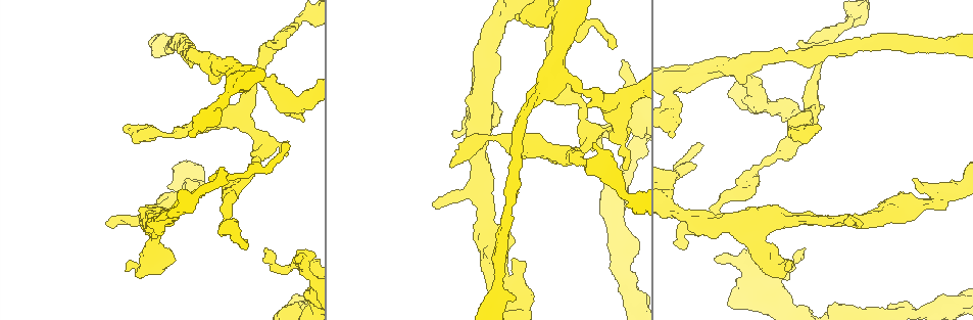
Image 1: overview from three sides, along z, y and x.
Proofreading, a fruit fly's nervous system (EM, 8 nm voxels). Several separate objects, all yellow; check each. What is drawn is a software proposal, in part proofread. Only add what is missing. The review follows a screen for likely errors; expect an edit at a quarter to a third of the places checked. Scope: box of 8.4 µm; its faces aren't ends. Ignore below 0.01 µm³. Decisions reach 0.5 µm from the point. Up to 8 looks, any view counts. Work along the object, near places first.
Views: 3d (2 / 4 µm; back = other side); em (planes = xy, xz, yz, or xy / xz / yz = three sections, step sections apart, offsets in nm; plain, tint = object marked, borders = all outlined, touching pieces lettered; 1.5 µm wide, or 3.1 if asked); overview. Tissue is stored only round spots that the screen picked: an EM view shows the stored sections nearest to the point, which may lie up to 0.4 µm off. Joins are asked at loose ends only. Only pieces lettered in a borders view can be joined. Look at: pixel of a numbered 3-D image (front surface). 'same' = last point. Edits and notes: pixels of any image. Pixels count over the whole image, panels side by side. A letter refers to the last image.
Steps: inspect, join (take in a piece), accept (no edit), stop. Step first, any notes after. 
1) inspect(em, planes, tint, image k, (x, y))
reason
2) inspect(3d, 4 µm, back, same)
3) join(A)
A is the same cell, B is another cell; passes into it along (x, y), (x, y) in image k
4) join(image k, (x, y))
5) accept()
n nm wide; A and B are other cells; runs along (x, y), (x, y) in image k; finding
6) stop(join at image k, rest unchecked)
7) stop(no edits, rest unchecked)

inspect(3d, 2 µm, image 1, (266, 249))
thin end

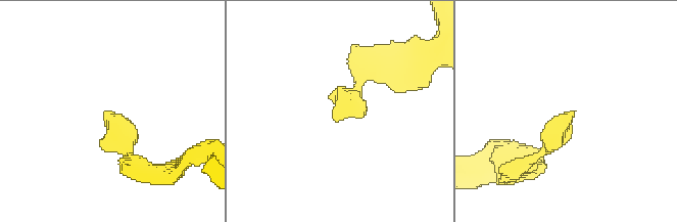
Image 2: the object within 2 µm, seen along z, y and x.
inspect(em, planes, tint, image 2, (105, 114))

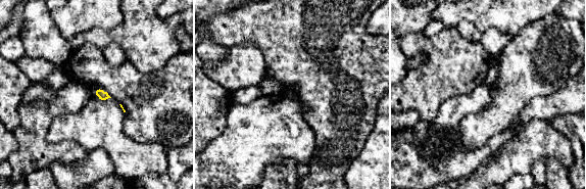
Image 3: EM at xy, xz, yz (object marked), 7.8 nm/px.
inspect(em, planes, borders, same)
see the neighbours

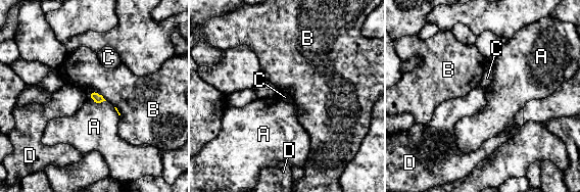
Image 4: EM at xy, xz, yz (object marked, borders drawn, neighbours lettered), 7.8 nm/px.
accept()
A, B, C and D are other cells; border along (88, 93), (97, 91), (106, 100) in image 4; no lettered piece goes on from it

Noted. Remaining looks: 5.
inspect(em, yz, step 8, tint, image 1, (623, 64))
an open end

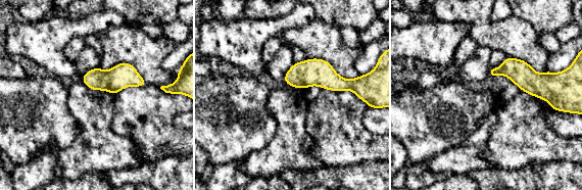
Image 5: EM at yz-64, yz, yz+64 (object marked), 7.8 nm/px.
inspect(em, planes, borders, same)

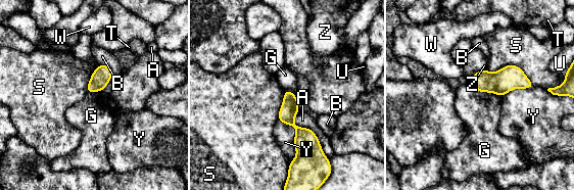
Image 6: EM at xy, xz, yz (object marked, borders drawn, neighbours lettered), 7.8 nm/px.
accept()
140 nm wide; A touches over 420 nm; A, B, G, S, T, U, W, Y and Z are other cells; no lettered piece goes on from it

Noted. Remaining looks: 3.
inspect(3d, 2 µm, image 1, (626, 167))
an open end

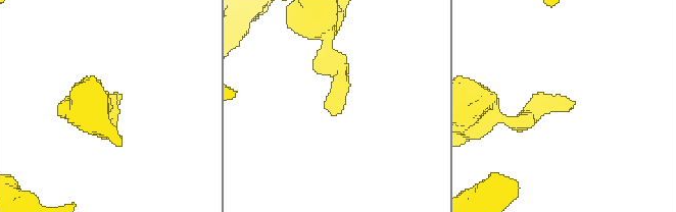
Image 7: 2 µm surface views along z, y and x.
inspect(em, planes, borders, image 7, (570, 107))

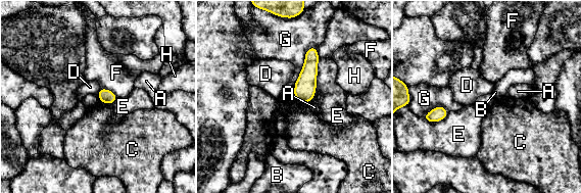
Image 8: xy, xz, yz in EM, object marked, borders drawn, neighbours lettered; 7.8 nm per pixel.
accept()
A, B, C, D, E, F, G and H are other cells; border along (296, 99), (306, 103) in image 8; no lettered piece goes on from it

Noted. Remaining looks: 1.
stop(no edits, rest unchecked)

